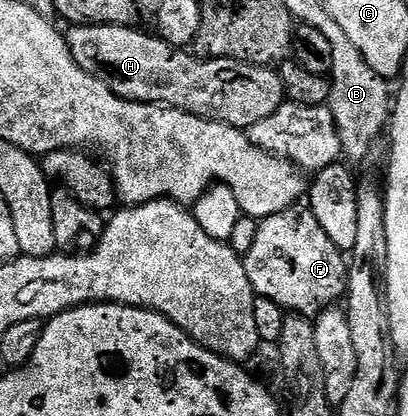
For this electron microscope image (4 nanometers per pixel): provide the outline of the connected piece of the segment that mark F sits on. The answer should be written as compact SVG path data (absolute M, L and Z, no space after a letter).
M295 204L284 212L276 212L261 219L256 240L252 243L252 248L248 248L244 261L248 280L257 297L276 300L276 304L280 304L282 310L313 320L345 295L348 258L344 251L332 244L332 240L328 240L324 228L320 228L316 216L312 216L310 209L302 207L301 210L300 207L301 205Z

